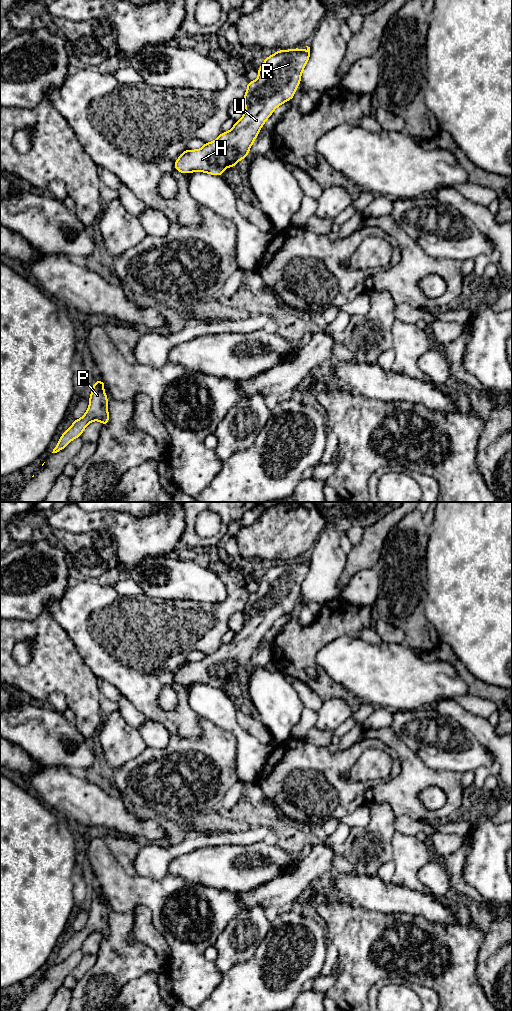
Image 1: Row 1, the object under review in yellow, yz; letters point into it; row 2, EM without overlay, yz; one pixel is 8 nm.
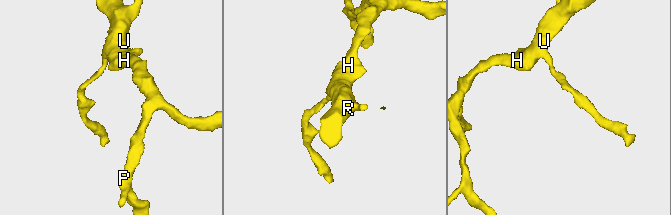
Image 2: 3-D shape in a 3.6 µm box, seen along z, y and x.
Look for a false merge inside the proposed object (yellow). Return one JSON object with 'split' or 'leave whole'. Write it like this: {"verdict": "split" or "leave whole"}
{"verdict": "leave whole"}

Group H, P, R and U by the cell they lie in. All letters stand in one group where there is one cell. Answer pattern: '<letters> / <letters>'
H P R U

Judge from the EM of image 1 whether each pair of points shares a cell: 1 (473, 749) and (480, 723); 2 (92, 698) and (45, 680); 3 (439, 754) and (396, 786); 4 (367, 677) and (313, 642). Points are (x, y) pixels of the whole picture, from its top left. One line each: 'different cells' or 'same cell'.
1: different cells
2: same cell
3: different cells
4: different cells

